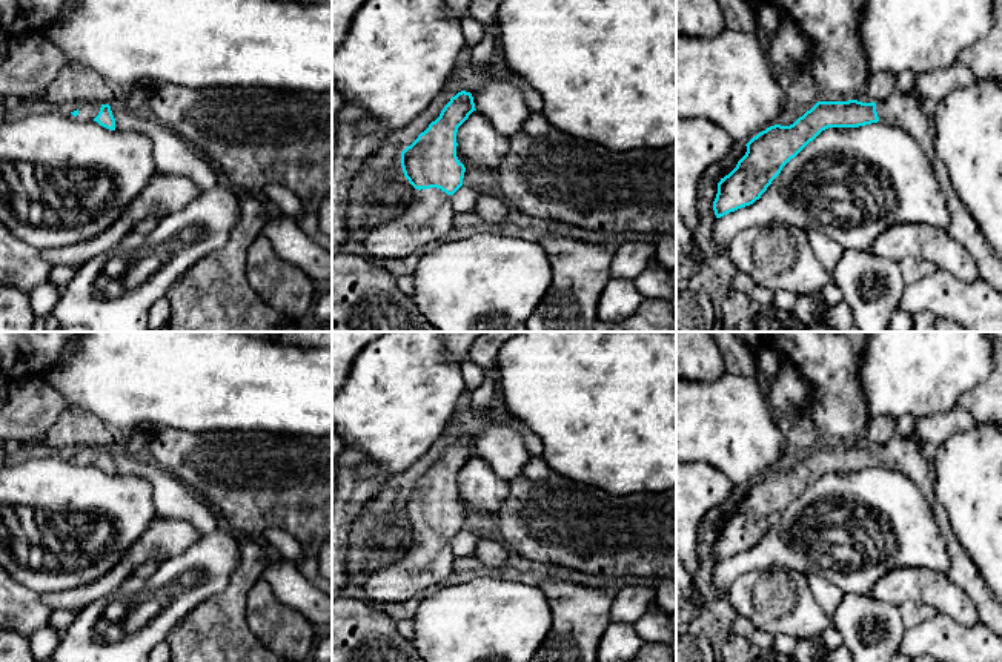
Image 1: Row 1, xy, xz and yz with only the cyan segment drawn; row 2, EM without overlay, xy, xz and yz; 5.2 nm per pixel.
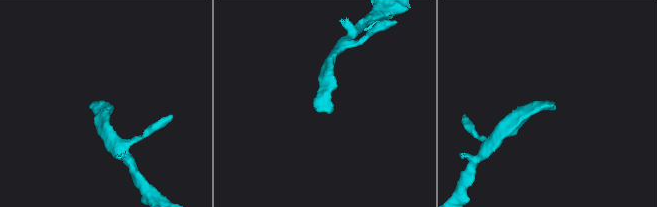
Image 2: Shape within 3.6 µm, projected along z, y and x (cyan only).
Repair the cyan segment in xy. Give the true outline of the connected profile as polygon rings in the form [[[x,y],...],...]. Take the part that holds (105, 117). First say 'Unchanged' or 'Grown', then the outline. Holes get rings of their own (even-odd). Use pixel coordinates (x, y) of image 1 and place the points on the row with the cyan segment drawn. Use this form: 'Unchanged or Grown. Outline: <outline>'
Grown. Outline: [[[88,103],[85,108],[80,108],[71,114],[78,120],[97,121],[100,126],[115,131],[115,118],[109,104]]]

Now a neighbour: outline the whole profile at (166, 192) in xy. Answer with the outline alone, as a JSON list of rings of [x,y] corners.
[[[157,170],[148,187],[105,232],[89,241],[38,255],[52,266],[83,264],[100,255],[114,255],[120,241],[152,215],[168,215],[191,204],[203,190],[189,177]]]

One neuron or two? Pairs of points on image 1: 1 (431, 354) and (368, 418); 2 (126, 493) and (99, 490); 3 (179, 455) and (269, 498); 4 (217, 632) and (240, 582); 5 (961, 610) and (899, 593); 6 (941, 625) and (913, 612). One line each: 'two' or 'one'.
1: one
2: one
3: one
4: one
5: one
6: two

